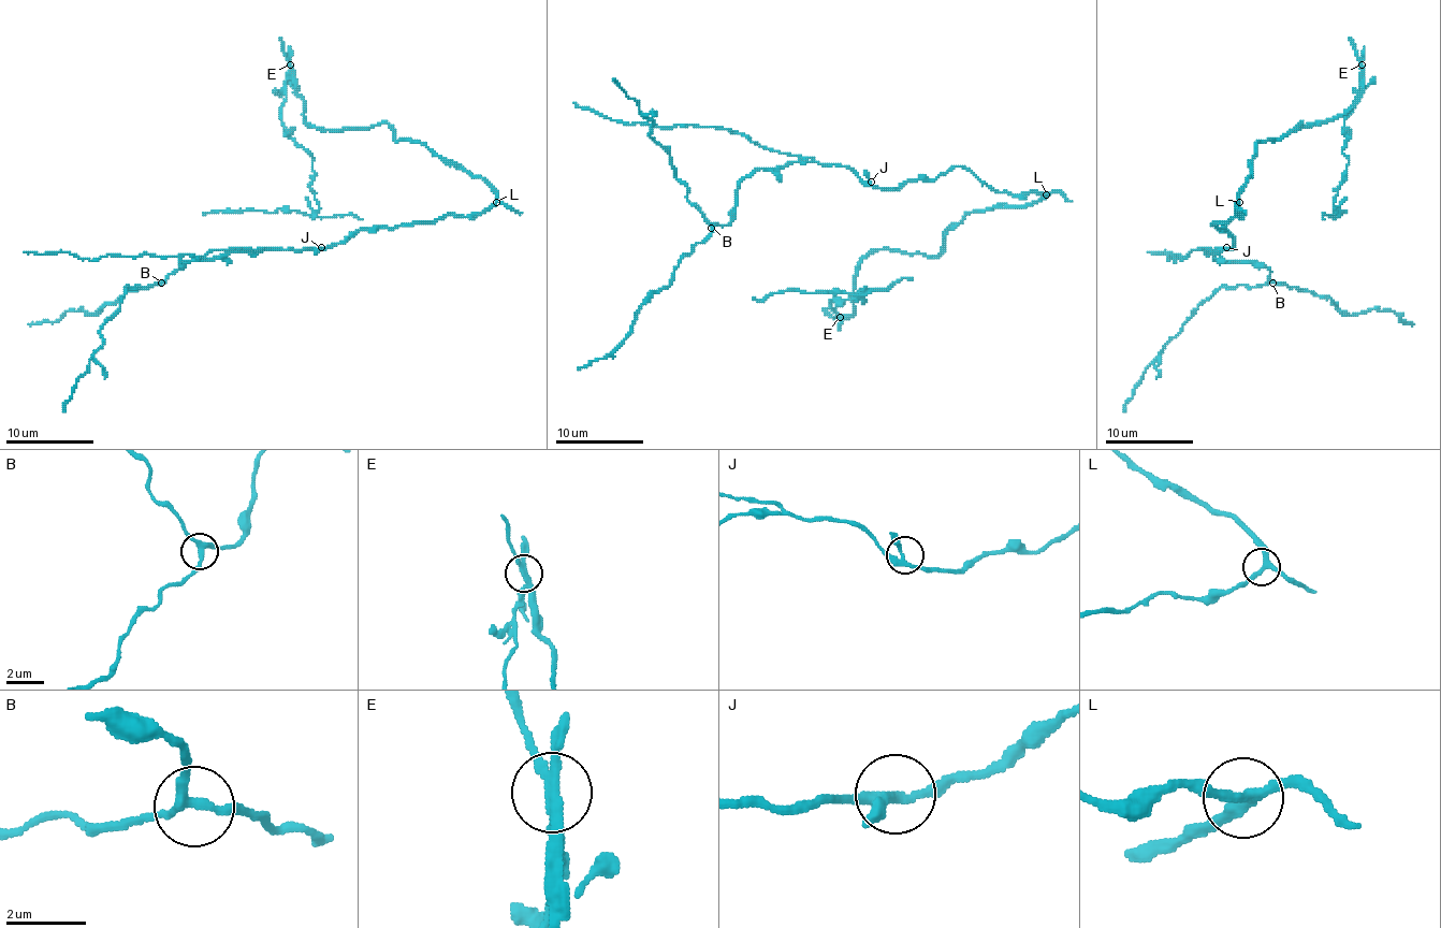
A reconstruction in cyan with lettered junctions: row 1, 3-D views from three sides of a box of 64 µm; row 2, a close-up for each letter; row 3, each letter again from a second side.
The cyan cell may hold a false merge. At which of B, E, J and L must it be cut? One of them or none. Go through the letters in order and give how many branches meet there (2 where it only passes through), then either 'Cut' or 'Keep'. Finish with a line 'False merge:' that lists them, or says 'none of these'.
B: Branches: 3. Keep
E: Branches: 3. Cut
J: Branches: 3. Keep
L: Branches: 3. Keep
False merge: E

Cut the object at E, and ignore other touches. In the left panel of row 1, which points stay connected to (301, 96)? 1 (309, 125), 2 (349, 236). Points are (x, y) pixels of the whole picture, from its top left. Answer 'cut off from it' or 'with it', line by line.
1: with it
2: with it

